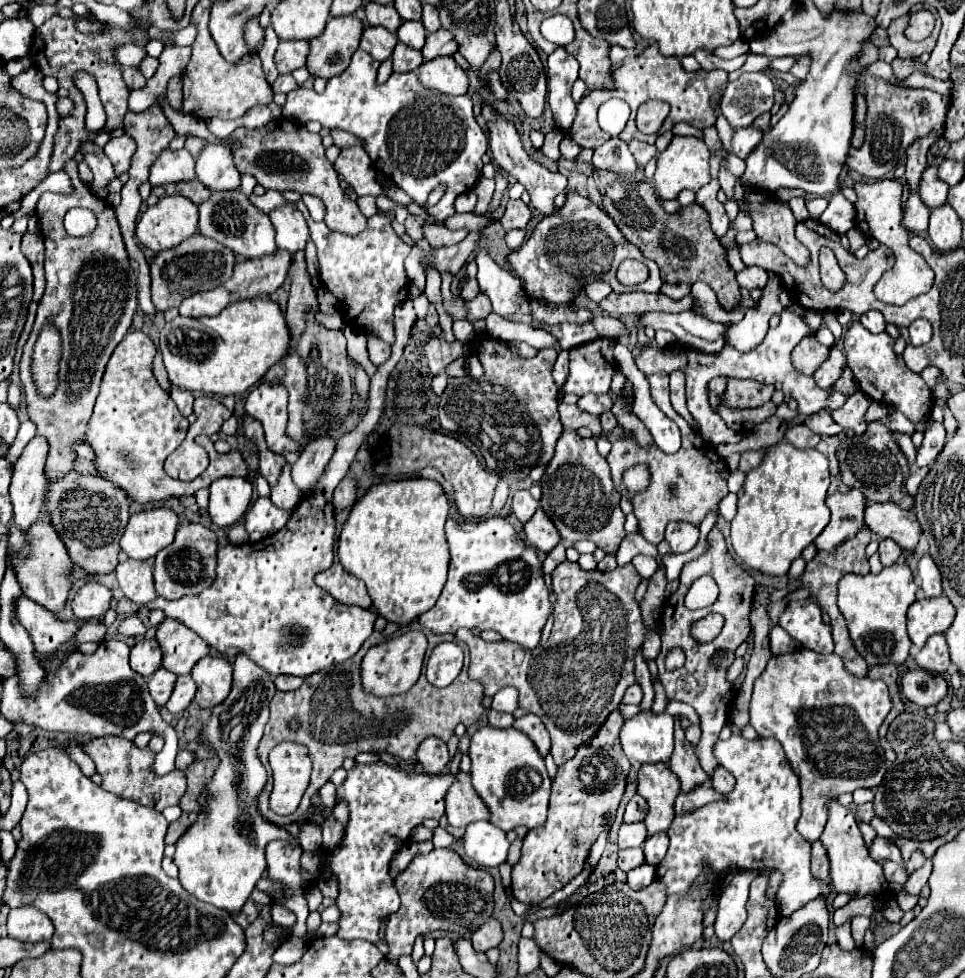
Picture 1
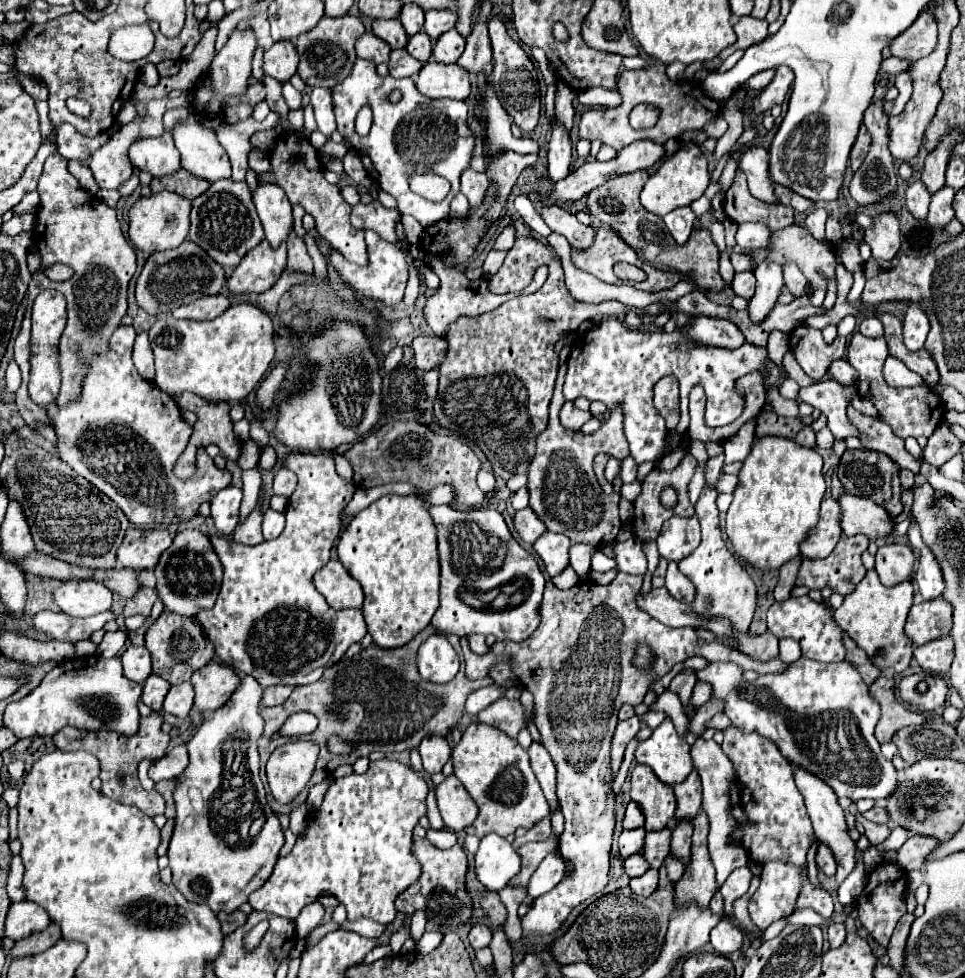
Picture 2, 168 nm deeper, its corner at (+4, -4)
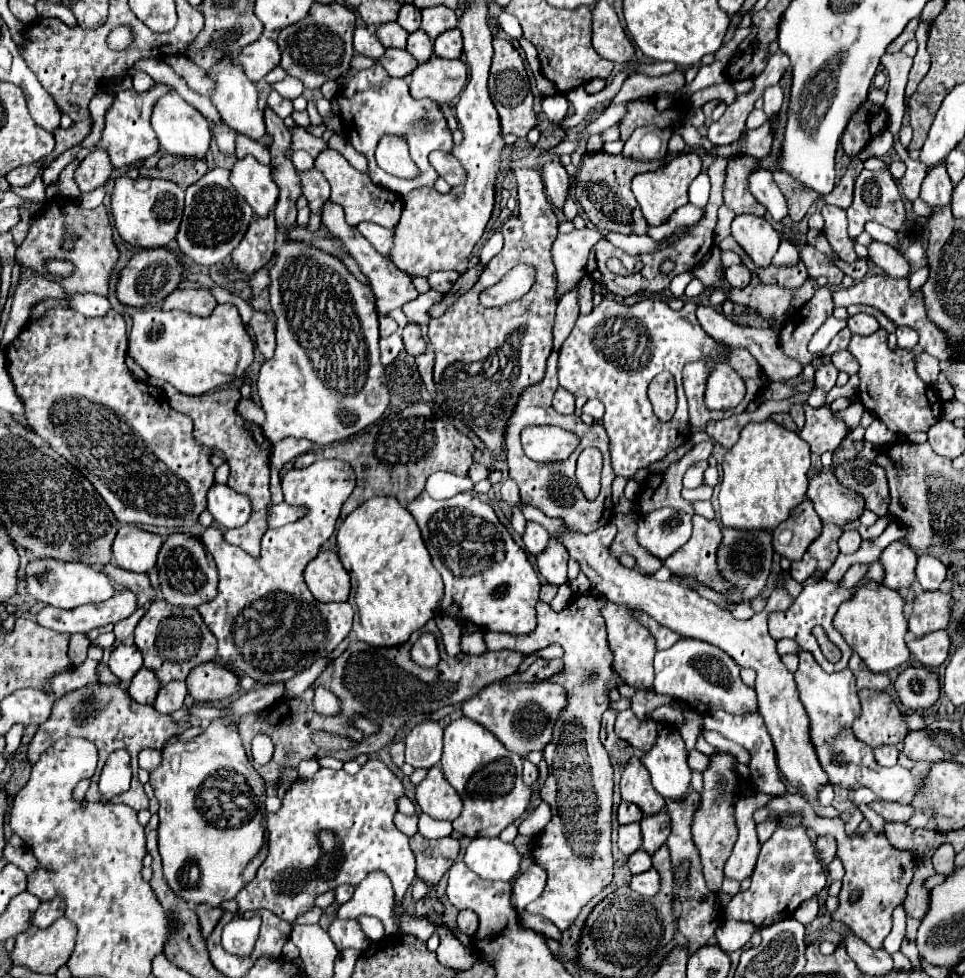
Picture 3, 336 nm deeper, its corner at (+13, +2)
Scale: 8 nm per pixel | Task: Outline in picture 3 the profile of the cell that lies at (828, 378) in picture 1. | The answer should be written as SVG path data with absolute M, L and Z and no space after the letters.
M849 350L835 352L835 354L831 356L831 360L833 360L833 364L835 364L835 368L837 368L837 370L849 372L849 374L855 374L855 372L859 370L859 364L857 364L857 360L853 358L853 354L851 354Z

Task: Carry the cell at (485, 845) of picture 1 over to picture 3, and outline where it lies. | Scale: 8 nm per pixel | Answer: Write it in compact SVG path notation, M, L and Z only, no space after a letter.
M473 838L465 850L465 864L481 878L511 882L521 868L521 854L501 838Z

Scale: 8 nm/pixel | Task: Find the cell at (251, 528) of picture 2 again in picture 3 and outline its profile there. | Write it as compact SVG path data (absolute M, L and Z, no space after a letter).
M163 384L163 392L167 394L167 400L173 410L193 418L195 438L199 442L203 442L203 446L207 446L211 450L221 450L225 454L225 460L231 468L227 484L233 490L251 496L251 504L253 504L251 520L241 528L227 530L225 540L229 544L243 548L251 556L259 556L259 542L261 542L263 532L267 530L267 510L269 510L269 502L271 502L271 494L269 494L271 442L263 436L263 430L257 424L247 422L245 418L241 418L237 414L237 402L239 402L241 394L239 394L239 388L235 388L235 386L223 386L223 388L215 390L213 394L203 394L203 396L183 396L179 390L171 388L171 384Z

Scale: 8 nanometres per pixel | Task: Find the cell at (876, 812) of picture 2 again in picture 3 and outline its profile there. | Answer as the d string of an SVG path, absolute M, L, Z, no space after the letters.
M877 800L877 802L869 804L869 808L875 810L877 814L881 814L887 822L907 822L915 814L915 808L909 802Z

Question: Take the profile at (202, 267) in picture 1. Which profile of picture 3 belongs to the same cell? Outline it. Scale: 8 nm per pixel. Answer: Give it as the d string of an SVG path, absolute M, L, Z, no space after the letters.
M167 248L141 250L121 270L119 282L117 282L117 298L121 304L133 306L133 308L153 306L157 302L163 302L179 286L183 270L185 268L179 264L179 258L173 252L169 252Z

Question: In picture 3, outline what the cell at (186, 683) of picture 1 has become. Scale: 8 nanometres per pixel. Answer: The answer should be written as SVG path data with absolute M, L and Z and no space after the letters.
M171 682L161 686L157 700L153 704L153 708L161 714L173 714L175 710L179 710L183 706L183 700L187 696L187 686L185 682Z

